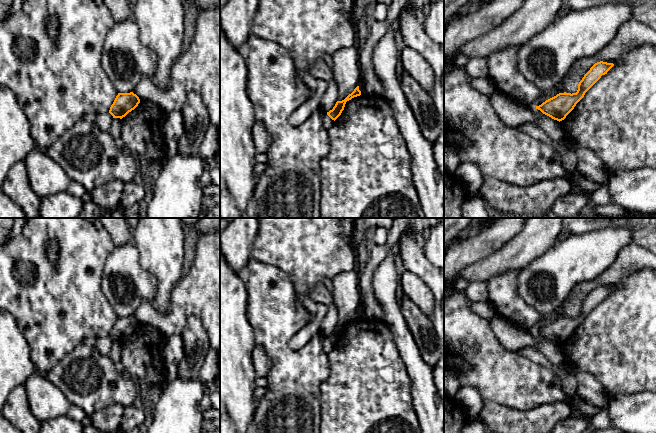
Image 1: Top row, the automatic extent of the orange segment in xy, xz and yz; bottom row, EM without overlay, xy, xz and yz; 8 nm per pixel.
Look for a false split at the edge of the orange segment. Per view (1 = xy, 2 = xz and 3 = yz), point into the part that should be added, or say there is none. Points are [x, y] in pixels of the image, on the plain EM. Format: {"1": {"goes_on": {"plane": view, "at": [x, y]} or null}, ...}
{"1": {"goes_on": null}, "2": {"goes_on": null}, "3": {"goes_on": null}}

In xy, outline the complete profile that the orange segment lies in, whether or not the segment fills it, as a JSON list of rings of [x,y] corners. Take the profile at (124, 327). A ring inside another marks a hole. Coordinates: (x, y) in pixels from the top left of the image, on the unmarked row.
[[[133,316],[118,317],[113,328],[110,331],[109,337],[113,340],[113,342],[122,343],[129,336],[134,334],[139,327],[139,321]]]

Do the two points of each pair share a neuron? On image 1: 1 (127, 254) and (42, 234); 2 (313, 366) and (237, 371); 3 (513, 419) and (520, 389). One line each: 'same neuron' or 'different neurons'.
1: different neurons
2: different neurons
3: different neurons

